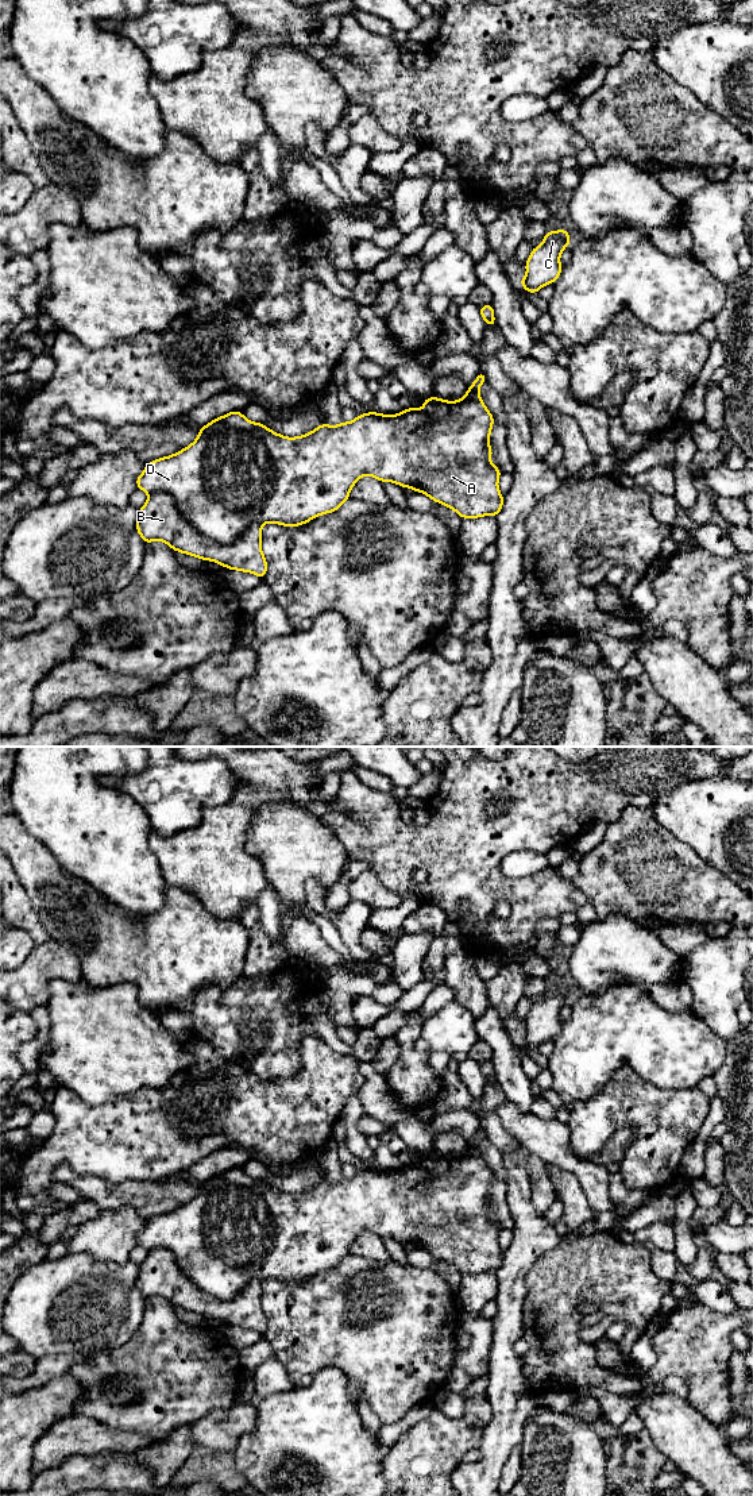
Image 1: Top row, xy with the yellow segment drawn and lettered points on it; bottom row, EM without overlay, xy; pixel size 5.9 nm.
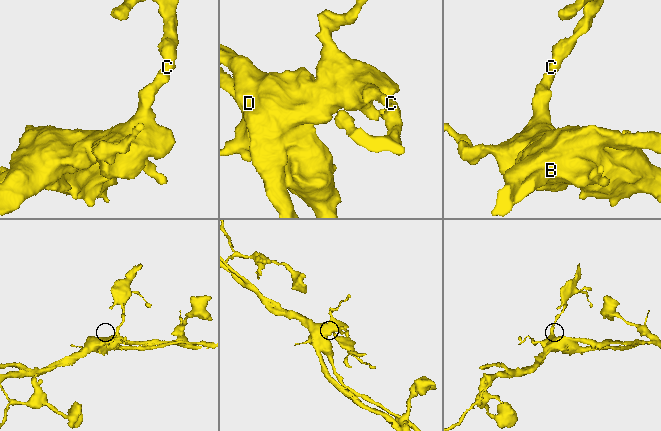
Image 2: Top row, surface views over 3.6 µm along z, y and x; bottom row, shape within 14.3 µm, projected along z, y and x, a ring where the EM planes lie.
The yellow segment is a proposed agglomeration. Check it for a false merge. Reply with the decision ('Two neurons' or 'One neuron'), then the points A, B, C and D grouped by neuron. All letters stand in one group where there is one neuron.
Two neurons. Groups: A C D / B

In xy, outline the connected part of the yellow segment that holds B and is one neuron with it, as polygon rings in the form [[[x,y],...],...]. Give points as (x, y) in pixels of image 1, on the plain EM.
[[[155,1248],[148,1250],[147,1258],[139,1265],[136,1287],[143,1298],[151,1299],[155,1296],[166,1299],[177,1308],[192,1311],[202,1316],[212,1316],[229,1326],[251,1329],[263,1335],[267,1329],[267,1316],[262,1308],[262,1281],[251,1280],[235,1298],[231,1300],[220,1300],[213,1295],[198,1289],[179,1269],[174,1254],[166,1248]]]

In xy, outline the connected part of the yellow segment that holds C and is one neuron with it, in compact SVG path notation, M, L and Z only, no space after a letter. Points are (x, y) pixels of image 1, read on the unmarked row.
M568 986L547 988L540 1003L533 1003L525 1018L526 1033L520 1041L528 1049L537 1049L544 1041L555 1040L561 1030L560 1010L571 1000Z

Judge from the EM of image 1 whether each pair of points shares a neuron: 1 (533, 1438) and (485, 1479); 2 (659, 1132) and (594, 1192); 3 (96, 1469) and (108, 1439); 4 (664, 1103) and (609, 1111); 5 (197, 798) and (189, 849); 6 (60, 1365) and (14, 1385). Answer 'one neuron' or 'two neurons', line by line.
1: two neurons
2: two neurons
3: two neurons
4: one neuron
5: two neurons
6: one neuron

